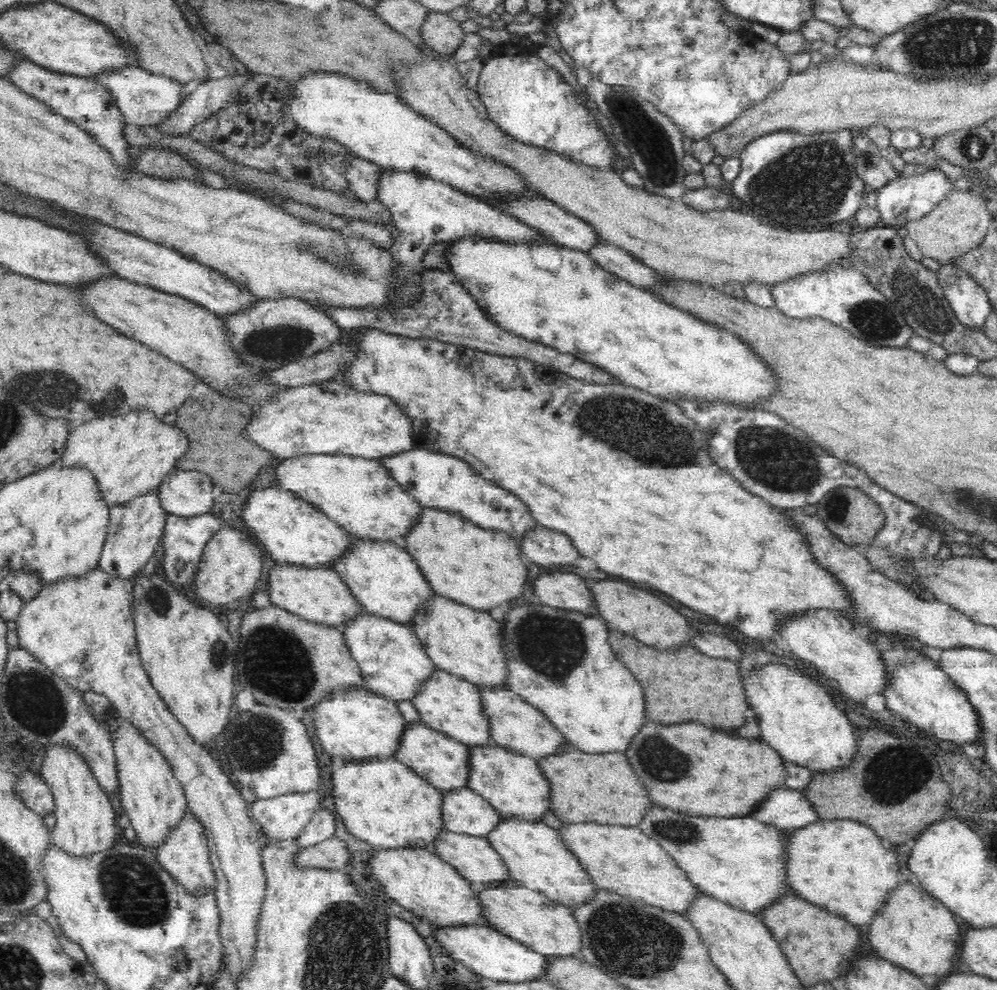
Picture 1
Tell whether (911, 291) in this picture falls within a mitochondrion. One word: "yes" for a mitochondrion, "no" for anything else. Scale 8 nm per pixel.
yes

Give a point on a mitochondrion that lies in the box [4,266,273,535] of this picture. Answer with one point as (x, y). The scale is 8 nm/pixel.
(110, 397)

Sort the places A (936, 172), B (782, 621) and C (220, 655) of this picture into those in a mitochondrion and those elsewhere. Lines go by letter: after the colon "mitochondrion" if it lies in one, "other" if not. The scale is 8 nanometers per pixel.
A: other
B: other
C: mitochondrion

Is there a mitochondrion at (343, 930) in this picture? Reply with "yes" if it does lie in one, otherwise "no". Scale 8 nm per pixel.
yes

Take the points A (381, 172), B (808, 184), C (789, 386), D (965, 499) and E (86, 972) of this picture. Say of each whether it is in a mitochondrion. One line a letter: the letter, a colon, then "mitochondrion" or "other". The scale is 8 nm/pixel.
A: other
B: mitochondrion
C: other
D: mitochondrion
E: other

